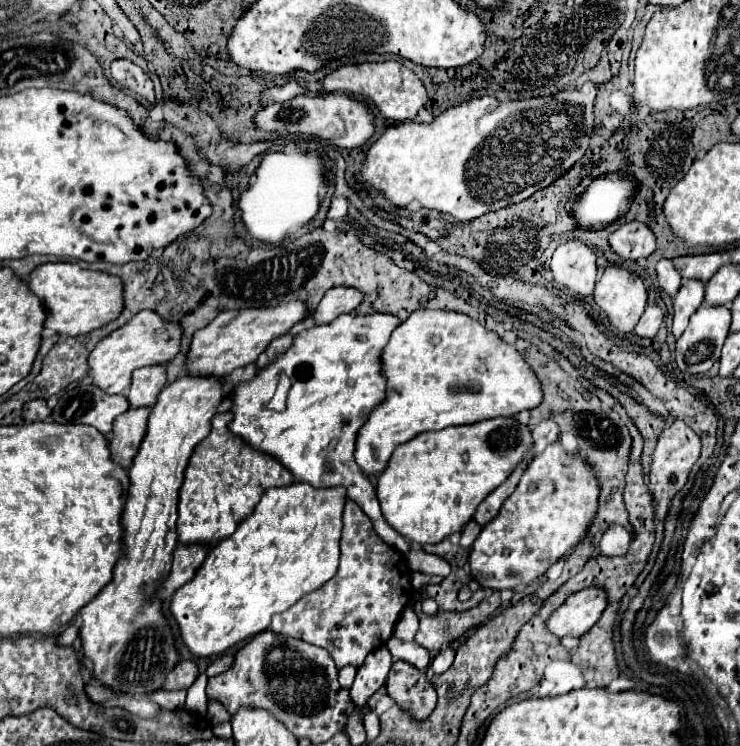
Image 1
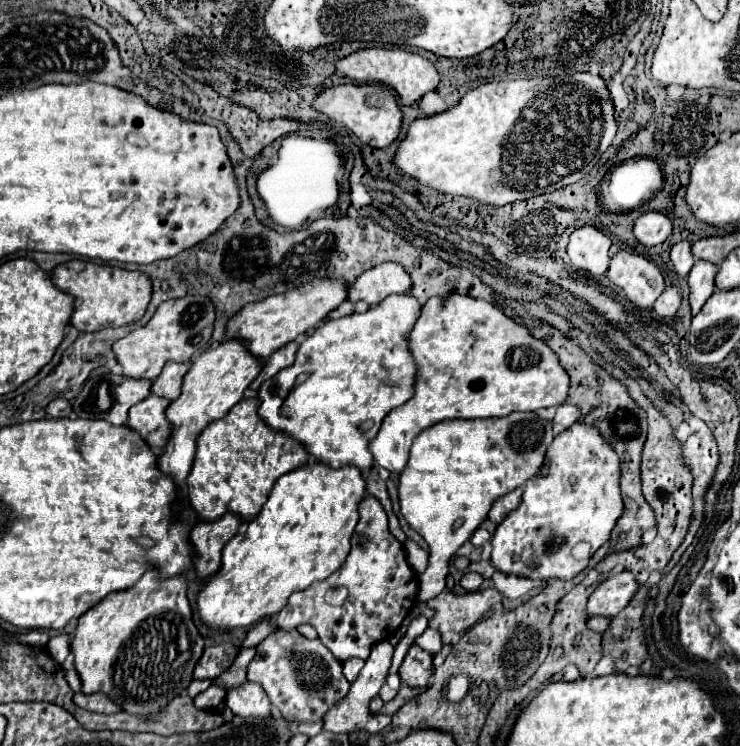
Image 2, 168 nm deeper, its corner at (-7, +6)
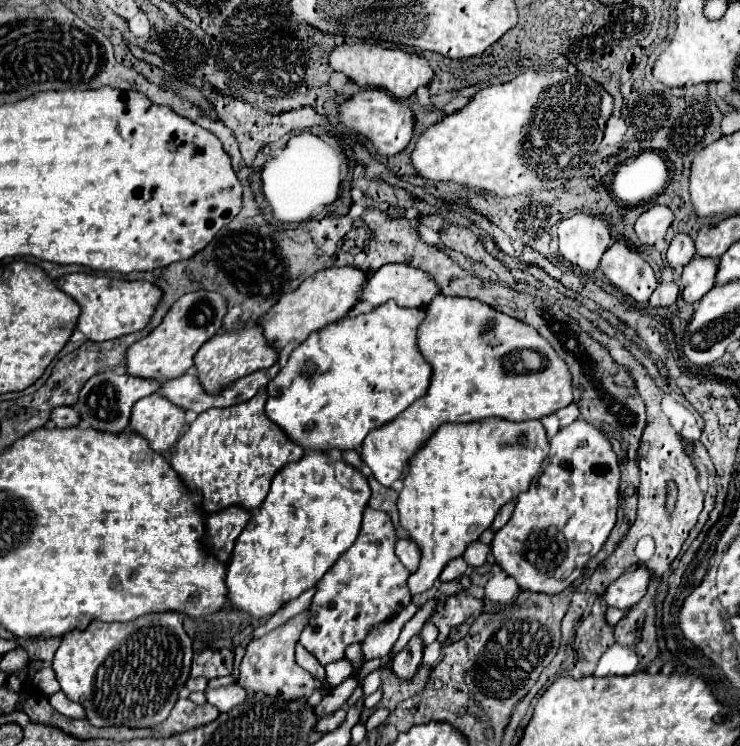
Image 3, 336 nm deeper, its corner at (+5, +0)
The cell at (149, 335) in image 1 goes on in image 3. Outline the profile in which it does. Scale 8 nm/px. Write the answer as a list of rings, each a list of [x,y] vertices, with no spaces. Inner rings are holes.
[[[206,290],[184,294],[172,304],[162,322],[146,338],[134,342],[126,350],[126,372],[130,376],[148,378],[152,382],[164,382],[168,378],[184,374],[192,366],[192,358],[200,350],[200,346],[220,330],[224,314],[226,300],[220,294]]]

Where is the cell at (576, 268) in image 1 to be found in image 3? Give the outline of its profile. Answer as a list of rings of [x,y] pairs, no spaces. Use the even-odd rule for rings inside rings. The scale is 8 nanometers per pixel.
[[[574,214],[558,224],[560,254],[584,272],[594,272],[610,246],[608,224],[588,214]]]

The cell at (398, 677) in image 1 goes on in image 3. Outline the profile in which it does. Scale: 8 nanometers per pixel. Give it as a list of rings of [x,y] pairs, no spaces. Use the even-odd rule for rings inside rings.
[[[414,636],[406,648],[402,652],[398,652],[394,658],[392,658],[392,672],[400,678],[400,680],[406,680],[410,682],[414,678],[414,674],[418,672],[418,666],[422,662],[422,640],[420,636]]]

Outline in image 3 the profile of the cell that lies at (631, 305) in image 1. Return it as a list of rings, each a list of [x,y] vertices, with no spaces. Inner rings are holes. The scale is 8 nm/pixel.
[[[614,242],[604,252],[600,268],[612,286],[640,304],[648,302],[658,286],[650,264],[626,242]]]

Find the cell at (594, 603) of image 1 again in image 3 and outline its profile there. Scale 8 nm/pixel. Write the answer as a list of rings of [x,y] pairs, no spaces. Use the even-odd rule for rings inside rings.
[[[636,568],[636,570],[628,570],[624,572],[620,578],[616,578],[616,582],[612,582],[612,586],[608,586],[608,590],[602,594],[604,604],[610,608],[632,608],[644,594],[650,582],[650,572],[646,568]]]

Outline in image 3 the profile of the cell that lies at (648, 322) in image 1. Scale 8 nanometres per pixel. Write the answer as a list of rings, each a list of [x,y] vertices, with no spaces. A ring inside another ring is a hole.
[[[662,282],[650,296],[650,308],[670,308],[678,298],[678,286],[674,282]]]

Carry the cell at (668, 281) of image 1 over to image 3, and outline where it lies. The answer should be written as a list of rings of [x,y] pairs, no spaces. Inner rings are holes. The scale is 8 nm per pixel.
[[[676,234],[674,240],[670,242],[670,248],[666,252],[666,260],[668,260],[668,266],[680,274],[682,268],[694,258],[694,242],[688,234]]]

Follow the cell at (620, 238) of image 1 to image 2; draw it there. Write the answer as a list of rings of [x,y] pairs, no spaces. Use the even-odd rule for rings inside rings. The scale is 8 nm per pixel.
[[[646,212],[634,224],[634,236],[644,246],[658,246],[672,234],[672,222],[662,212]]]

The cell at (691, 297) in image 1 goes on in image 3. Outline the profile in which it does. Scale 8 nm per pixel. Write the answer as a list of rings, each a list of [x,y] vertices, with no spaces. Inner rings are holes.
[[[694,256],[690,264],[684,266],[682,272],[680,290],[684,302],[696,304],[708,290],[714,288],[714,276],[716,276],[716,260]]]

